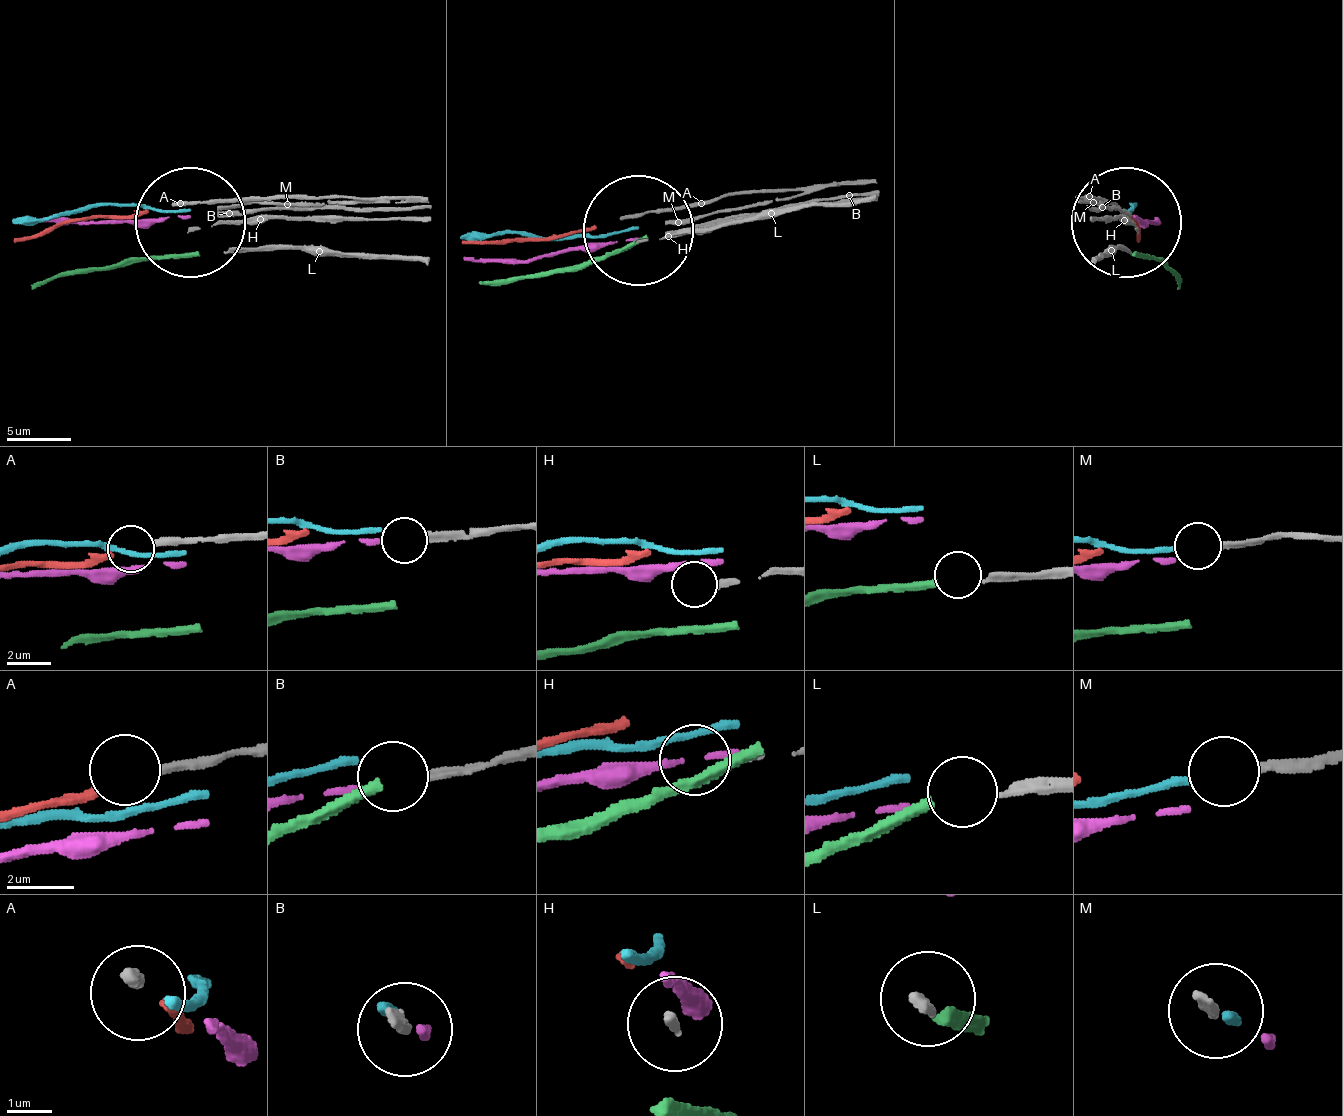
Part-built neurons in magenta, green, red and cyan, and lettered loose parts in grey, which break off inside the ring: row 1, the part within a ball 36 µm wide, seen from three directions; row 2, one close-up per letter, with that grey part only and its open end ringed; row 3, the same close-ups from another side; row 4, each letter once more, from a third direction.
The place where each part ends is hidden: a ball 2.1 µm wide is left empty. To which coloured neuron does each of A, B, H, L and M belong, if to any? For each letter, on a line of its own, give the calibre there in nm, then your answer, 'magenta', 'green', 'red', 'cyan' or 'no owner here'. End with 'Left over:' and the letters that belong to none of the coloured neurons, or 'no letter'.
A: 320 nm | red
B: 280 nm | magenta
H: 200 nm | no owner here
L: 240 nm | green
M: 240 nm | cyan
Left over: H

